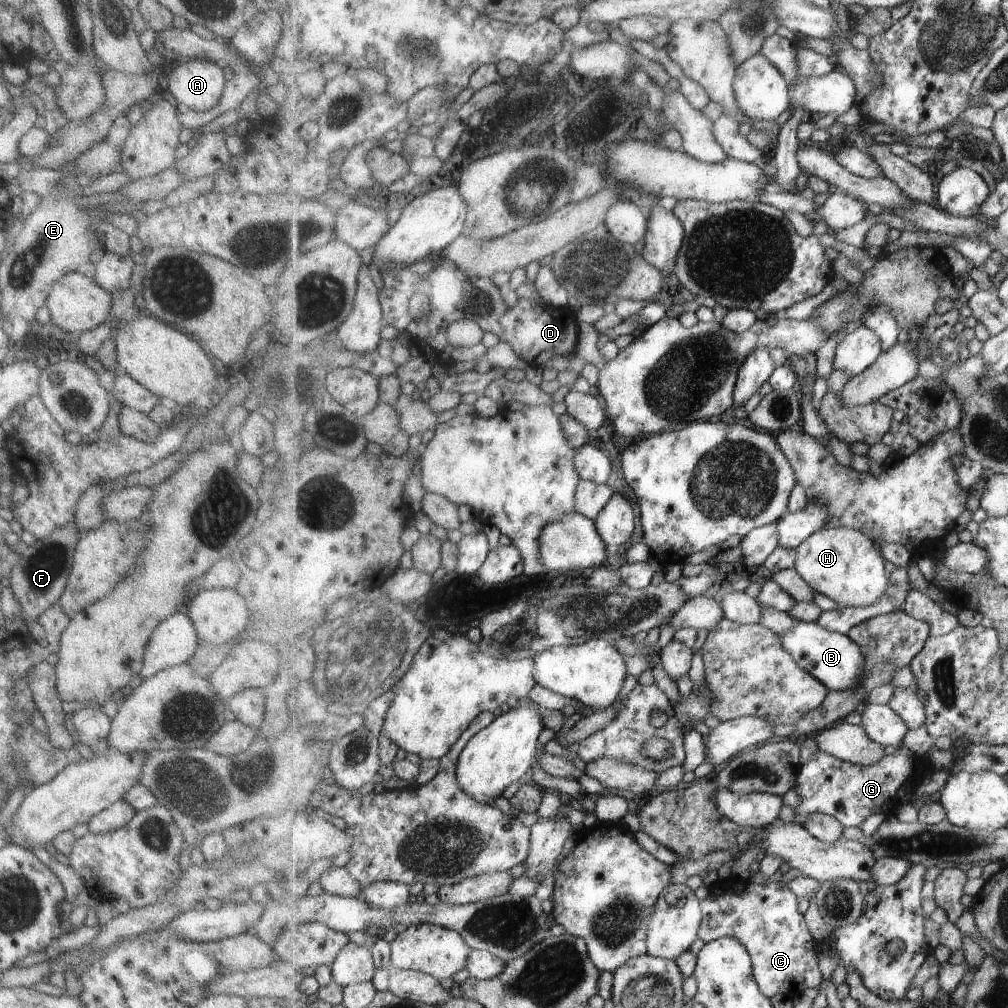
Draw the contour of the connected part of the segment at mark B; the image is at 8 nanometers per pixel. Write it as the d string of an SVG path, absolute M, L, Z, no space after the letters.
M797 621L796 625L780 636L784 649L787 649L799 663L801 668L810 672L830 691L850 691L859 693L864 688L864 663L866 656L860 644L848 634L833 632L815 623Z

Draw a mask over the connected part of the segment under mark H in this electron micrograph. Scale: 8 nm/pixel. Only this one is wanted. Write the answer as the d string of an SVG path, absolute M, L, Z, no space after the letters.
M823 528L797 548L796 569L818 593L843 607L874 605L888 593L889 574L882 550L866 534L848 528Z

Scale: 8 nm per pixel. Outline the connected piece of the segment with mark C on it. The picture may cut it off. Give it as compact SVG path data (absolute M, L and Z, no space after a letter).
M729 877L718 880L709 888L709 895L702 900L704 922L699 937L703 943L713 942L721 937L735 937L740 940L752 955L753 976L769 998L775 994L786 993L790 998L803 994L807 988L819 987L824 981L819 970L819 956L813 936L809 932L805 916L799 912L799 898L788 885L771 883L756 884L750 879Z

